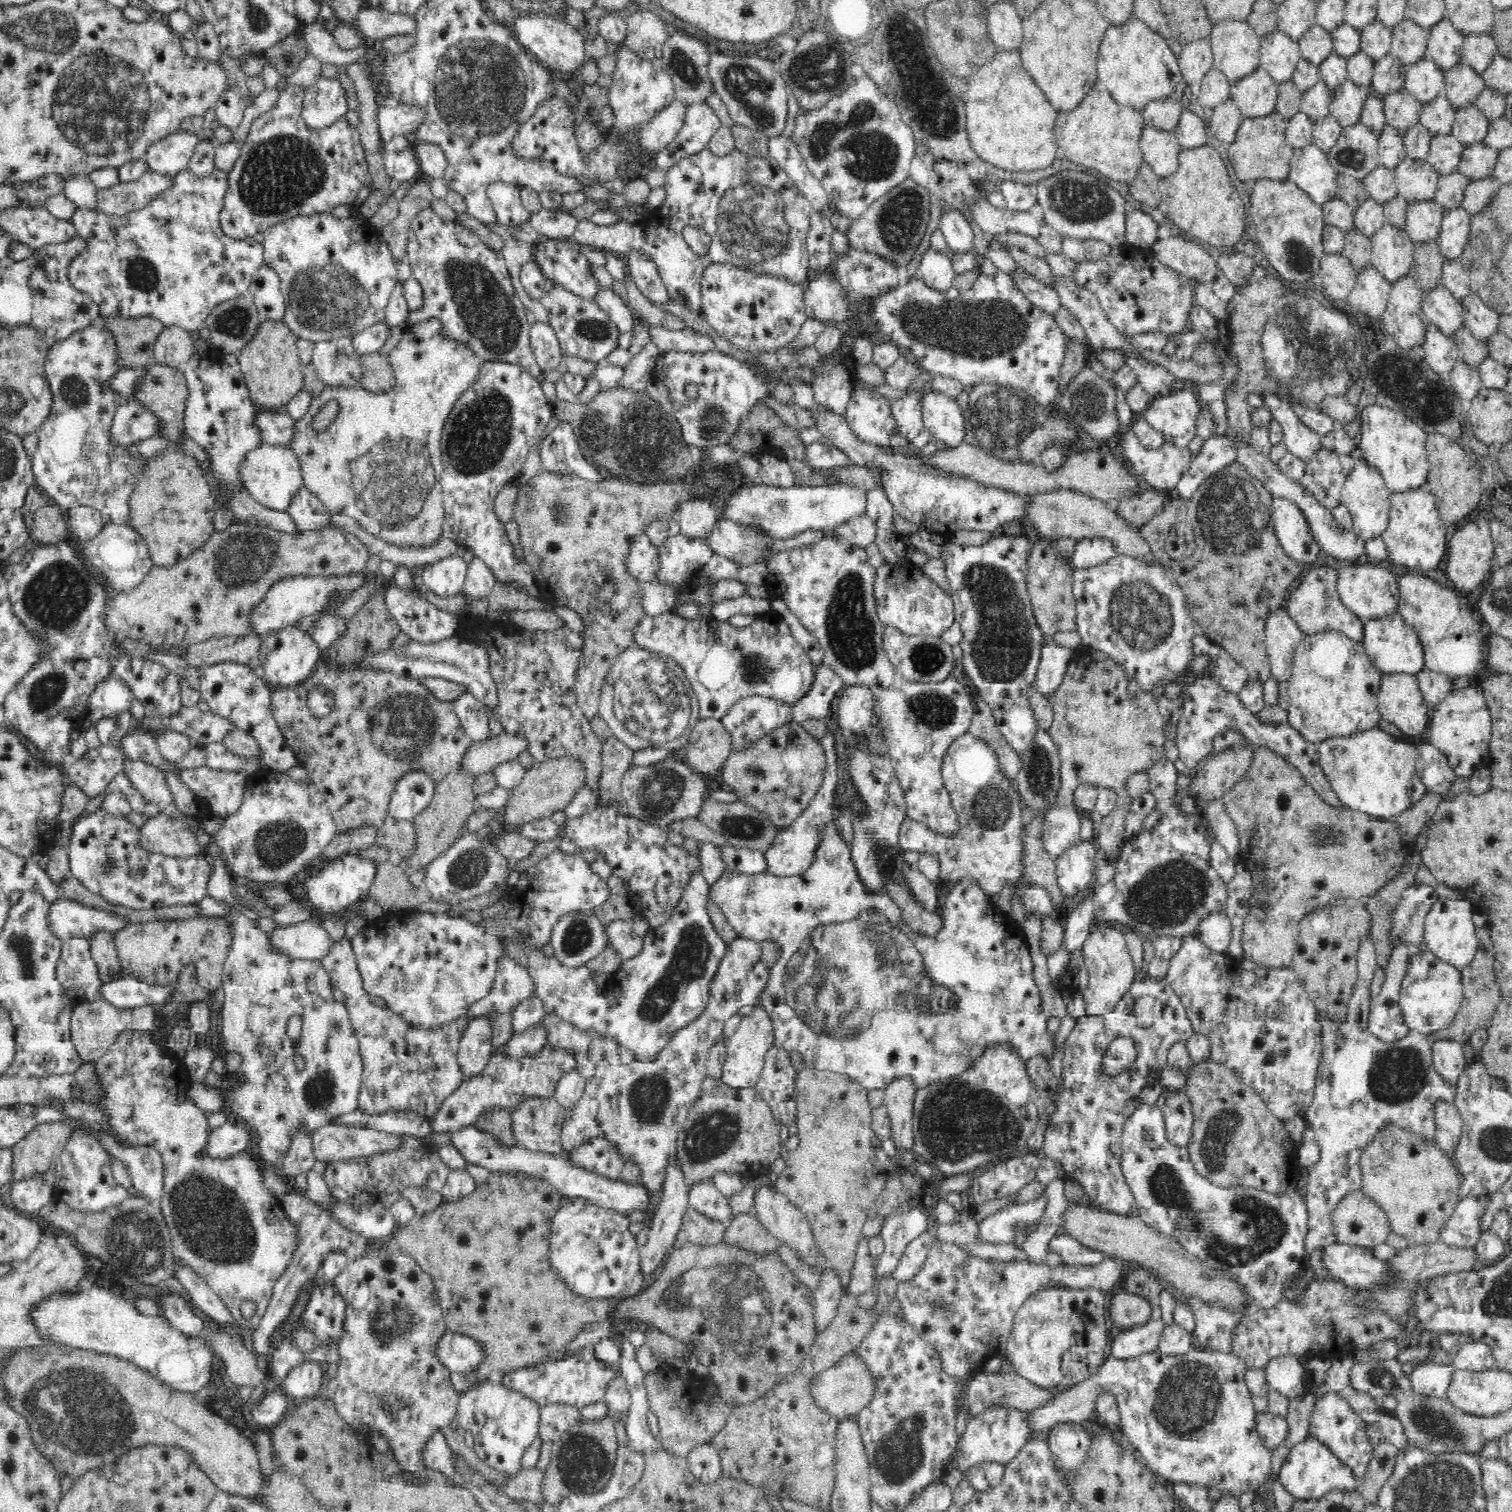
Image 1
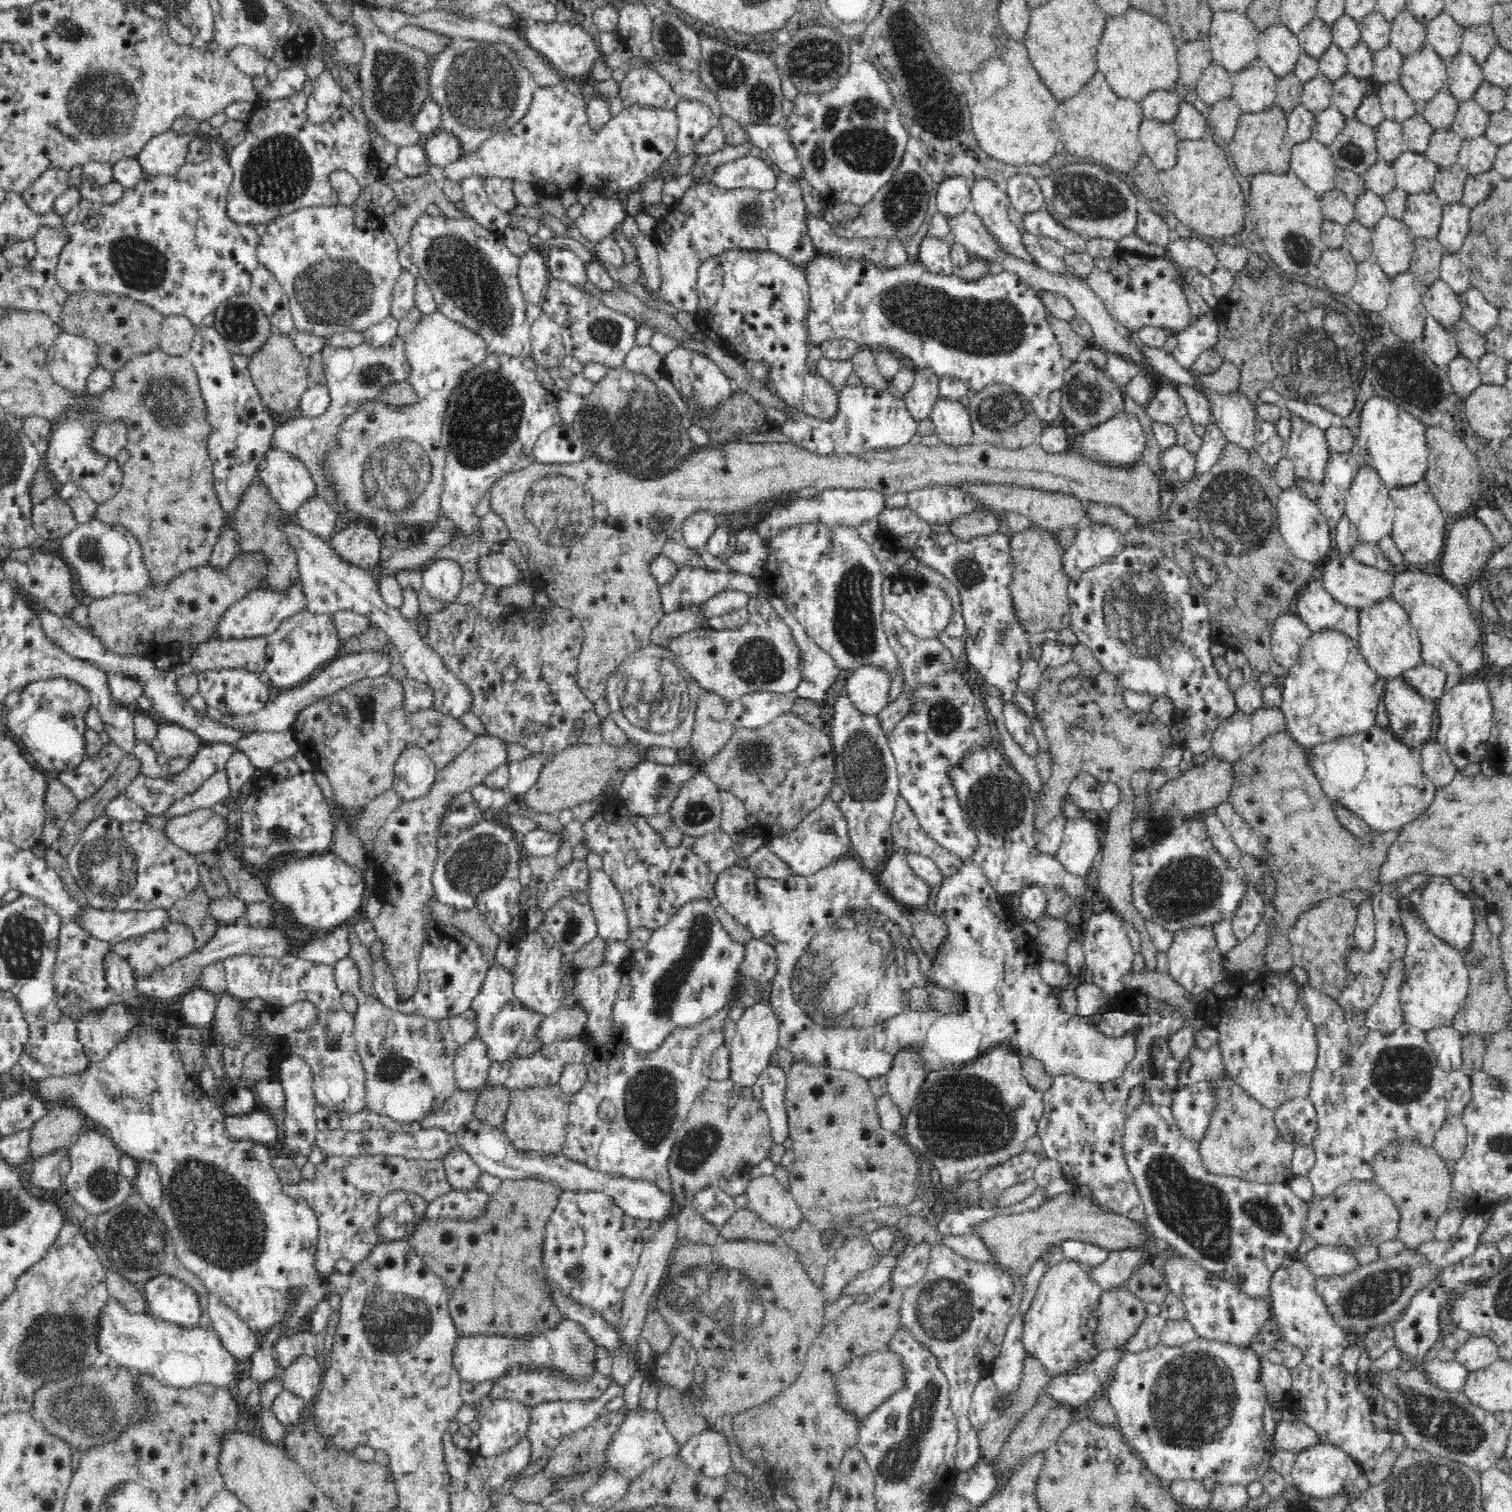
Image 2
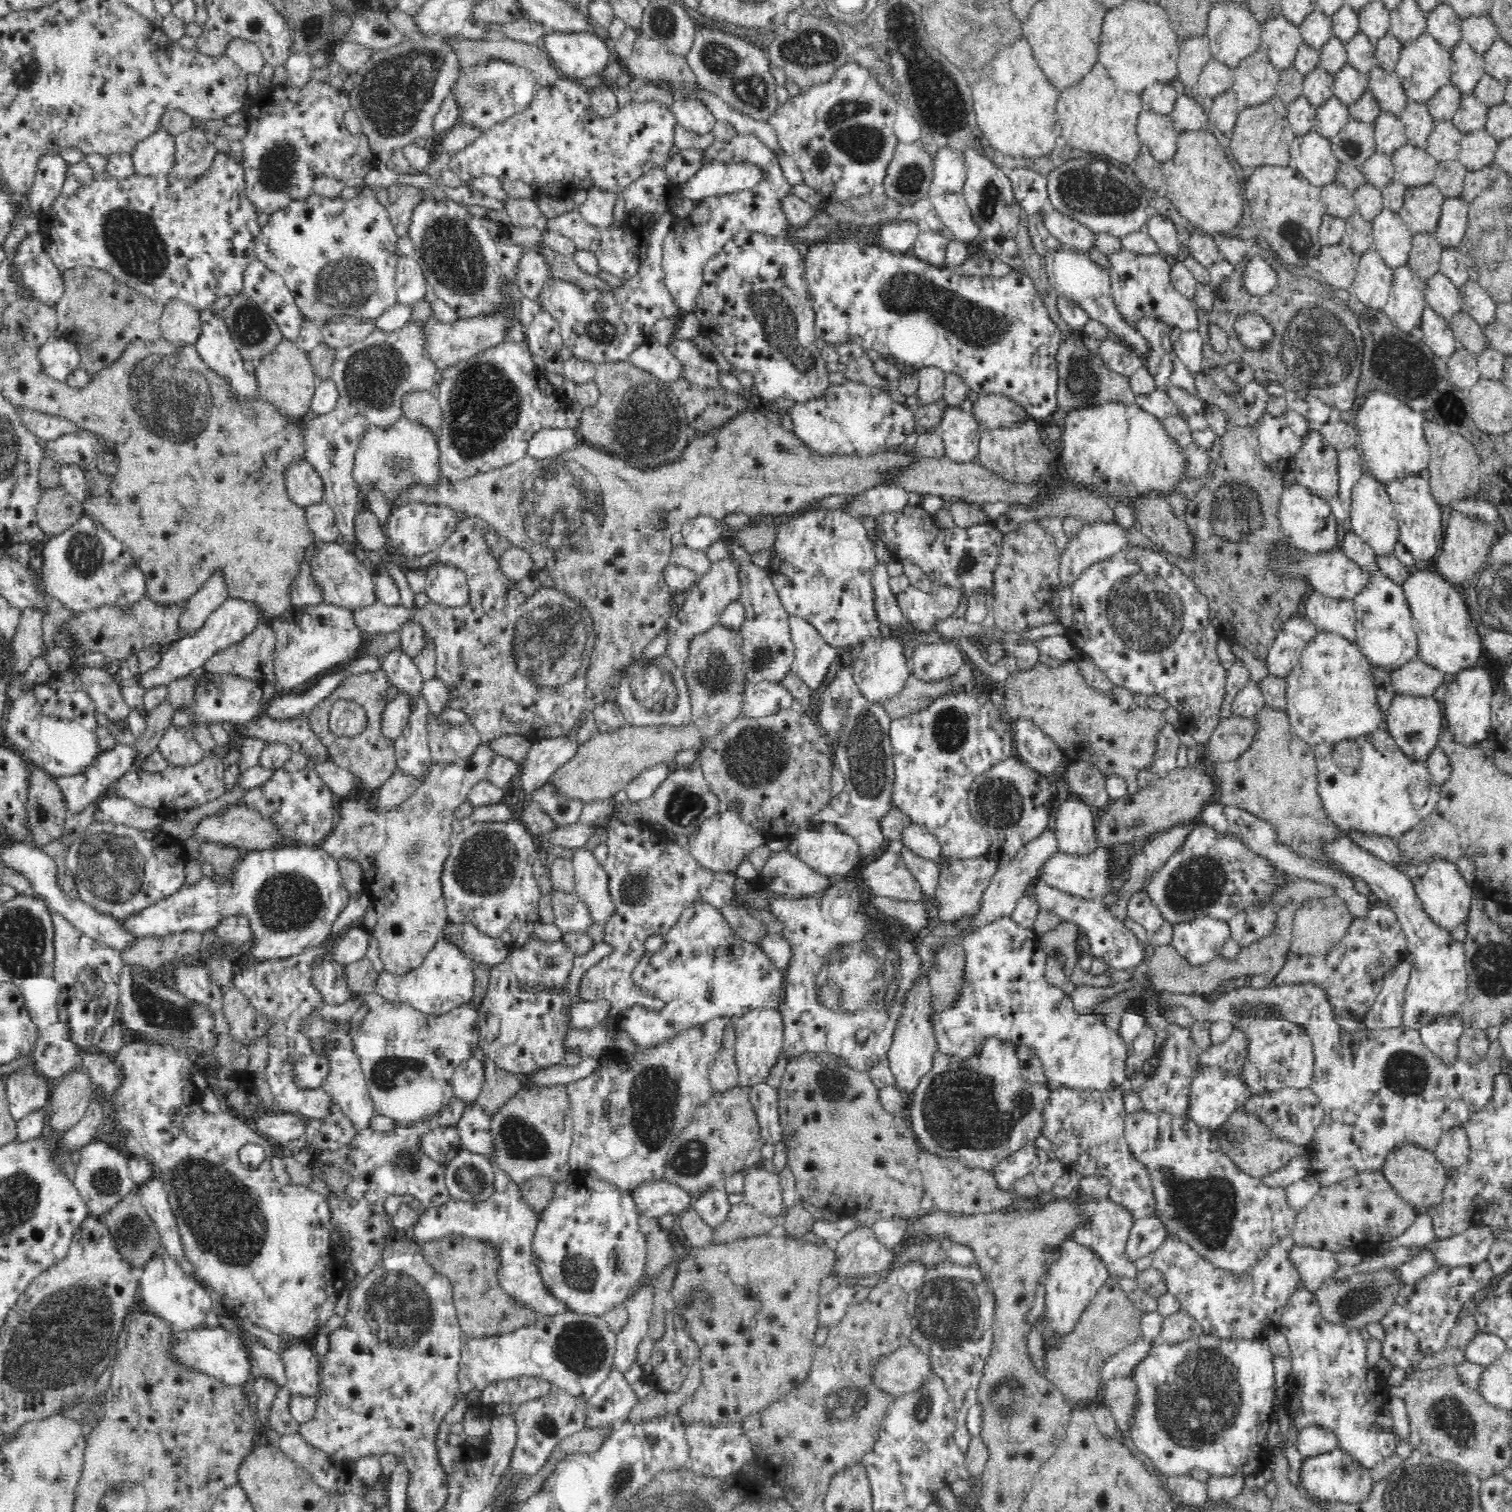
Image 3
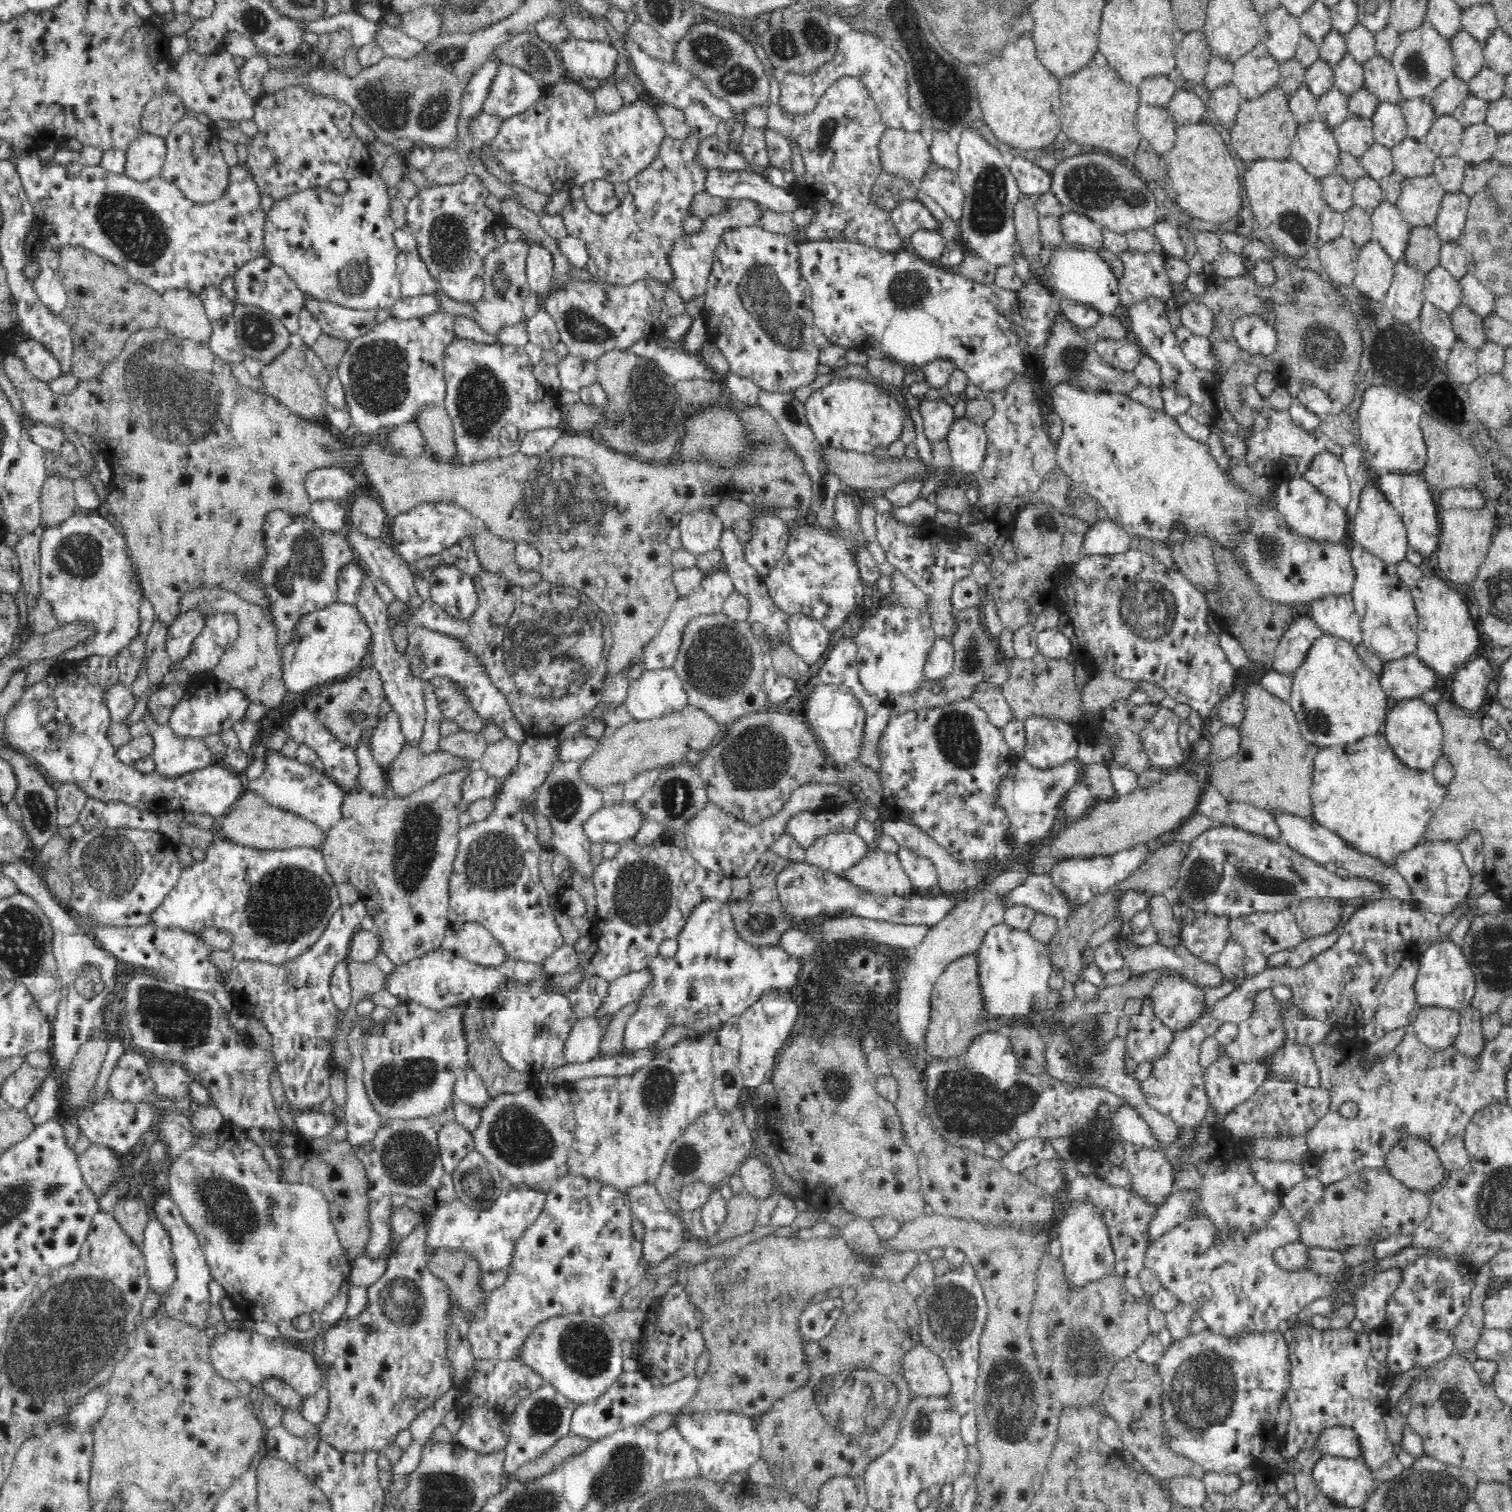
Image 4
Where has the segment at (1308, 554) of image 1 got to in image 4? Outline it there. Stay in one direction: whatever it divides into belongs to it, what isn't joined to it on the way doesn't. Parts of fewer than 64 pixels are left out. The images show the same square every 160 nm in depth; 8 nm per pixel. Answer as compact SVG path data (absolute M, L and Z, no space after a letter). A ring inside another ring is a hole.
M1293 477L1276 487L1276 506L1292 529L1313 540L1340 542L1347 534L1348 515L1336 501L1322 494L1304 477Z

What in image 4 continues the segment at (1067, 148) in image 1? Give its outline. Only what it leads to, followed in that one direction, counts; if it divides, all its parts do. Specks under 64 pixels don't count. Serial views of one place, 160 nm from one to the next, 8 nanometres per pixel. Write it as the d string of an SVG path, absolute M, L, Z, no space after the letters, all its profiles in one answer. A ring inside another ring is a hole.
M1100 52L1094 54L1086 68L1060 80L1063 118L1061 131L1078 144L1090 144L1125 158L1139 147L1141 135L1135 128L1135 113L1141 100L1138 88L1127 84L1108 64Z

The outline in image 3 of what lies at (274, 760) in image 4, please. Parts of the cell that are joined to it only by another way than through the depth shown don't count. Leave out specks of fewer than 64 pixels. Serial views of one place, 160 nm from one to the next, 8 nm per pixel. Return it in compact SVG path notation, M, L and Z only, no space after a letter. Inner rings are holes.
M306 767L298 772L286 772L277 768L266 782L247 789L243 802L260 810L281 825L291 844L320 846L335 824L335 795L320 780L317 770Z

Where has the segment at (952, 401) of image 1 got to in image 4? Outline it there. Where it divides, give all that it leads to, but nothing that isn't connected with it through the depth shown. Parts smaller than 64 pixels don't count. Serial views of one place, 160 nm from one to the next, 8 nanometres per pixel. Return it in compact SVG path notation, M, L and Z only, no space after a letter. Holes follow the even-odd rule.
M966 416L955 418L946 436L953 465L962 474L972 474L978 472L986 456L986 446L988 444L986 431L982 424L976 424Z

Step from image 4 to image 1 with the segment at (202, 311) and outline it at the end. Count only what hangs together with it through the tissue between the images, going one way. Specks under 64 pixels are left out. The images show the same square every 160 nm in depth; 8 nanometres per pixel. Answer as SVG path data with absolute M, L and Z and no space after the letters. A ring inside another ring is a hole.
M178 325L164 326L153 351L156 362L172 367L183 367L192 356L191 334Z

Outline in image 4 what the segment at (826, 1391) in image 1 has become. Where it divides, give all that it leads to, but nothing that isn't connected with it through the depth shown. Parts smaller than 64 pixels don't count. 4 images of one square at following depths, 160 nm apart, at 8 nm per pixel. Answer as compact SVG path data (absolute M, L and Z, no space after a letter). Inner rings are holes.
M923 1344L915 1345L910 1352L907 1353L906 1360L903 1361L903 1374L906 1378L906 1383L910 1387L910 1391L914 1395L932 1395L936 1398L948 1398L952 1392L952 1383L950 1382L950 1375L946 1371L946 1367L942 1357L936 1354L932 1349L929 1349Z

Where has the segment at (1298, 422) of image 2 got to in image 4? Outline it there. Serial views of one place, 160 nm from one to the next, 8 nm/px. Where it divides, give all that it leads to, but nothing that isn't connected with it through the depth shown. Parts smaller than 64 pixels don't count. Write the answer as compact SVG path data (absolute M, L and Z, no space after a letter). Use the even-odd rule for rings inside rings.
M1329 452L1319 455L1312 460L1304 479L1309 480L1322 494L1336 501L1343 509L1346 510L1350 504L1350 479L1340 456Z

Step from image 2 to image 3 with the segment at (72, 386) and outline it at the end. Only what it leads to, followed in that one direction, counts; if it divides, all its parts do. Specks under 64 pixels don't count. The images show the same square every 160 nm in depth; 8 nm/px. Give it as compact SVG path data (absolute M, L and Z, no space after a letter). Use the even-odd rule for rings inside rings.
M50 337L37 348L42 370L54 380L66 382L72 371L80 368L81 356L72 341Z

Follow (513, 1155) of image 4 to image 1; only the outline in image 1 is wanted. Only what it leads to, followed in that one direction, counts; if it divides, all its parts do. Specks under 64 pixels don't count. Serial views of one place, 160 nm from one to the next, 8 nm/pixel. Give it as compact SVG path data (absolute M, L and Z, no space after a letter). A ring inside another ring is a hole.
M524 1095L511 1110L511 1131L519 1147L536 1152L563 1154L561 1132L568 1108L562 1106L555 1096Z

